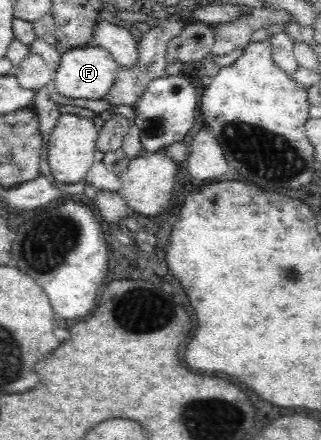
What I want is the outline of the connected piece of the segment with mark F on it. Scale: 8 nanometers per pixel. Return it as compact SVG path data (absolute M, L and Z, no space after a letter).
M88 45L78 46L61 54L50 86L59 95L69 99L104 99L110 92L117 71L117 62L107 49Z

